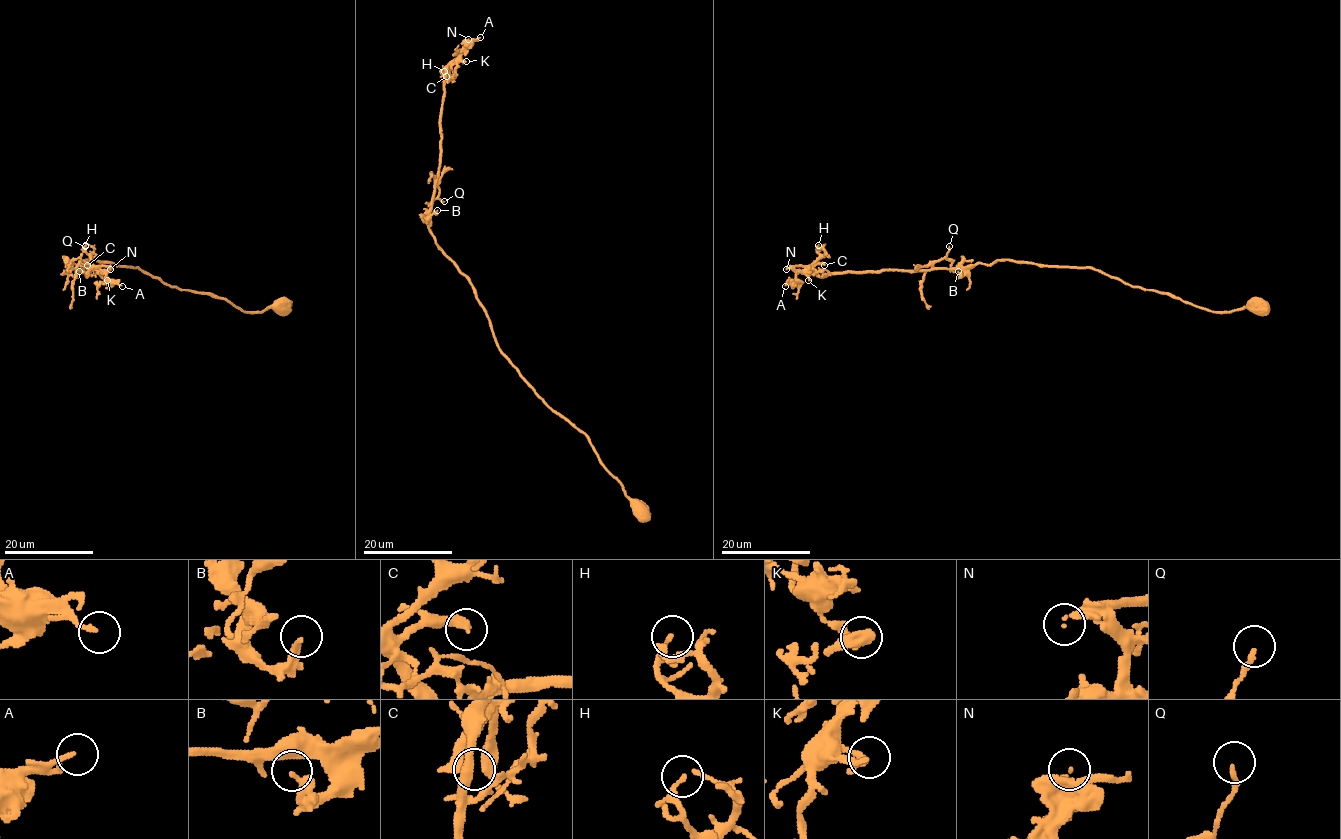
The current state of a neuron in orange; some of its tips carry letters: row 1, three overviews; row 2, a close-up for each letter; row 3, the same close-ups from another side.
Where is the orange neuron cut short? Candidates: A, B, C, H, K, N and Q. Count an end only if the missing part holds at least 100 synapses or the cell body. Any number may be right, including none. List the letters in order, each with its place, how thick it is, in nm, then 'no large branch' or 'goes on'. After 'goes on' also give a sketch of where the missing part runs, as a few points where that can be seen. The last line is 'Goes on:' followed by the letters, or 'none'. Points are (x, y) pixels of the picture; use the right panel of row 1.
A: at (785, 286); 160 nm thick; no large branch
B: at (958, 271); 280 nm thick; no large branch
C: at (824, 265); 320 nm thick; no large branch
H: at (818, 245); 110 nm thick; no large branch
K: at (808, 280); 200 nm thick; no large branch
N: at (786, 269); 100 nm thick; goes on; missing branch runs (786, 269), (733, 279), (804, 303), (858, 304), (878, 293), (891, 308), (888, 314), (886, 307)
Q: at (949, 246); 170 nm thick; no large branch
Goes on: N

